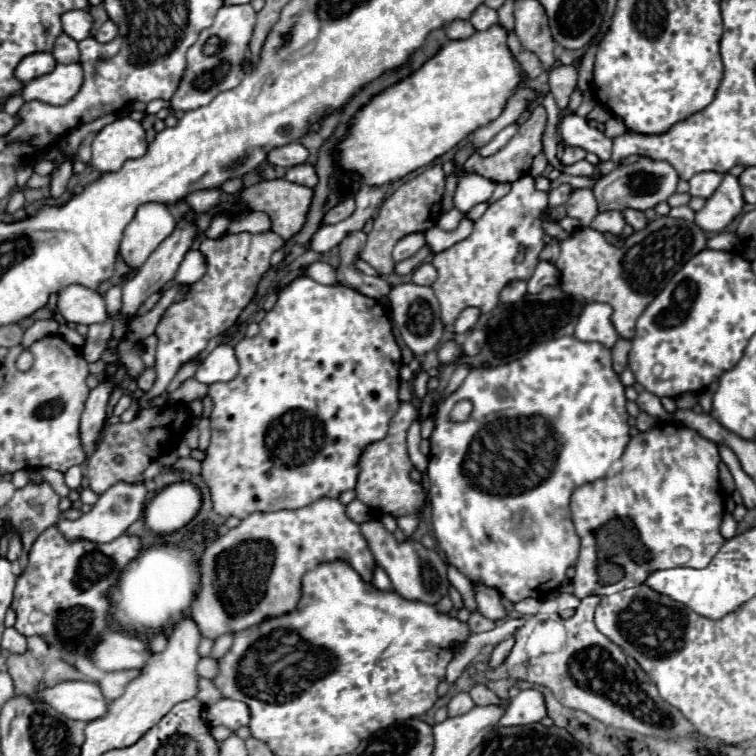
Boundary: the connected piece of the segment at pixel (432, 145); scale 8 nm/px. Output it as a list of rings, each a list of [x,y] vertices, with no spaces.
[[[500,23],[486,31],[476,31],[464,41],[450,41],[416,73],[372,97],[370,103],[356,113],[350,123],[350,131],[336,147],[338,165],[348,171],[358,171],[370,185],[398,181],[408,173],[430,165],[436,157],[448,153],[464,137],[474,133],[474,129],[494,121],[504,111],[508,99],[518,91],[522,79],[522,65],[512,55],[508,47],[508,31]]]

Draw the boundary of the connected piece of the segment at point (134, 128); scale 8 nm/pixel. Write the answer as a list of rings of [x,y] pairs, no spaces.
[[[130,117],[106,125],[92,141],[90,165],[102,173],[118,171],[124,161],[138,159],[146,153],[146,131]]]

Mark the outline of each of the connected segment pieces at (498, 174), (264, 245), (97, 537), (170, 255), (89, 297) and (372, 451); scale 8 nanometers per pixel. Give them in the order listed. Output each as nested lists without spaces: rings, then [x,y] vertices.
[[[538,105],[538,107],[532,109],[528,121],[518,127],[518,133],[500,151],[496,151],[490,157],[484,157],[484,159],[480,159],[480,155],[474,153],[466,161],[466,171],[474,171],[474,173],[478,173],[478,175],[482,175],[482,177],[486,177],[486,179],[490,179],[494,183],[514,183],[518,177],[522,177],[522,175],[526,175],[530,171],[534,157],[538,153],[542,153],[542,149],[544,149],[542,147],[544,131],[546,131],[546,109],[542,105]]]
[[[274,231],[266,233],[224,233],[218,239],[204,237],[200,241],[198,251],[206,259],[206,273],[200,281],[188,285],[188,293],[174,301],[162,315],[156,337],[156,381],[154,387],[146,393],[146,397],[140,401],[142,407],[148,405],[150,399],[162,395],[172,381],[172,377],[178,373],[178,369],[188,363],[190,359],[198,357],[208,341],[220,333],[224,333],[230,325],[236,323],[244,307],[252,301],[256,295],[256,287],[262,279],[262,275],[270,269],[270,257],[274,251],[284,247],[284,239],[278,237]]]
[[[116,483],[112,485],[100,499],[98,503],[88,511],[82,513],[78,519],[62,519],[58,523],[58,529],[64,533],[66,539],[88,539],[94,543],[110,543],[116,537],[120,537],[122,533],[126,533],[126,529],[140,519],[142,511],[144,511],[144,503],[146,503],[146,485],[144,483]]]
[[[188,217],[188,219],[184,219],[184,221],[174,229],[174,233],[172,233],[166,241],[162,241],[162,245],[160,245],[160,247],[150,255],[150,259],[134,273],[134,277],[128,279],[128,281],[122,285],[122,309],[120,309],[120,313],[122,313],[126,319],[136,317],[140,305],[142,305],[154,291],[160,291],[160,289],[176,275],[176,271],[178,271],[178,267],[180,267],[180,263],[182,263],[182,259],[184,259],[184,255],[188,253],[188,249],[190,249],[190,245],[192,245],[194,237],[196,237],[196,229],[194,229],[194,225],[190,223],[190,217]]]
[[[70,285],[58,295],[58,311],[66,317],[68,323],[80,325],[104,323],[108,319],[108,309],[102,293],[82,285]]]
[[[410,401],[402,403],[398,413],[390,421],[388,435],[382,441],[368,445],[360,457],[360,475],[358,475],[356,495],[372,511],[378,511],[382,515],[392,515],[392,517],[410,515],[410,513],[416,513],[426,503],[424,487],[410,479],[412,463],[406,449],[406,433],[414,419],[416,419],[416,407]]]

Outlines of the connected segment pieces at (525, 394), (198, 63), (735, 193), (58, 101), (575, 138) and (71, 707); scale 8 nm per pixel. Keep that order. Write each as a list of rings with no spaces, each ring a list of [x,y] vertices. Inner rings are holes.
[[[574,336],[553,337],[546,343],[536,343],[525,352],[522,359],[514,359],[506,365],[498,365],[494,369],[472,369],[468,373],[468,377],[464,379],[462,387],[458,391],[454,391],[438,409],[436,409],[436,429],[430,437],[430,465],[428,465],[428,499],[430,499],[430,509],[432,509],[432,527],[434,527],[434,535],[438,541],[438,547],[444,551],[446,561],[450,565],[454,565],[460,573],[464,573],[468,579],[472,581],[482,581],[488,587],[494,587],[502,593],[502,597],[506,597],[512,603],[518,603],[526,597],[536,597],[536,599],[544,599],[550,591],[558,589],[558,585],[564,581],[566,577],[566,569],[572,567],[576,563],[578,557],[578,547],[580,547],[580,539],[574,531],[574,523],[572,523],[572,515],[570,515],[570,497],[574,493],[576,487],[588,483],[588,481],[596,481],[602,477],[612,477],[614,473],[618,473],[622,469],[622,453],[630,441],[630,433],[628,433],[628,413],[626,413],[626,397],[624,397],[624,385],[620,383],[620,377],[614,373],[612,369],[612,353],[610,349],[606,349],[604,345],[598,343],[584,343],[578,341]],[[498,387],[506,387],[508,389],[508,397],[506,399],[498,399],[496,397],[496,389]],[[468,399],[474,405],[472,417],[464,423],[452,423],[448,419],[448,413],[452,411],[452,407],[462,401]]]
[[[222,5],[220,7],[220,11],[216,13],[216,19],[214,19],[214,25],[204,29],[198,35],[198,41],[188,49],[186,75],[184,75],[178,91],[172,97],[172,111],[190,111],[190,109],[208,105],[218,93],[228,91],[242,81],[242,75],[244,75],[242,63],[250,55],[248,41],[250,41],[254,23],[256,23],[256,11],[252,9],[252,5]],[[212,35],[220,37],[222,51],[218,55],[208,57],[208,55],[204,55],[202,47],[204,47],[206,39],[210,39]]]
[[[726,173],[720,187],[696,213],[696,225],[708,233],[720,233],[736,215],[742,213],[744,199],[738,177]]]
[[[80,63],[56,65],[48,75],[28,81],[22,89],[24,101],[42,101],[48,105],[66,105],[82,87],[82,67]]]
[[[568,113],[560,119],[558,135],[568,147],[580,147],[590,153],[596,153],[600,161],[610,161],[612,151],[612,139],[608,139],[602,131],[590,127],[584,117],[578,117],[576,113]]]
[[[86,681],[60,683],[56,687],[40,691],[38,699],[50,703],[58,713],[86,723],[104,717],[108,709],[108,701],[102,697],[98,683]]]

